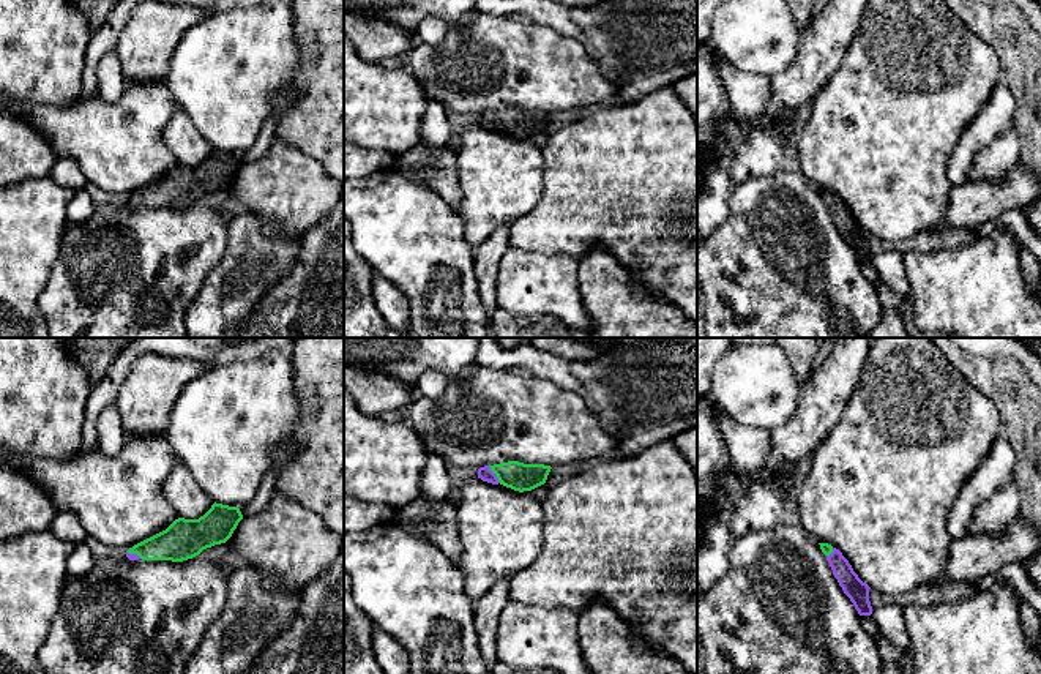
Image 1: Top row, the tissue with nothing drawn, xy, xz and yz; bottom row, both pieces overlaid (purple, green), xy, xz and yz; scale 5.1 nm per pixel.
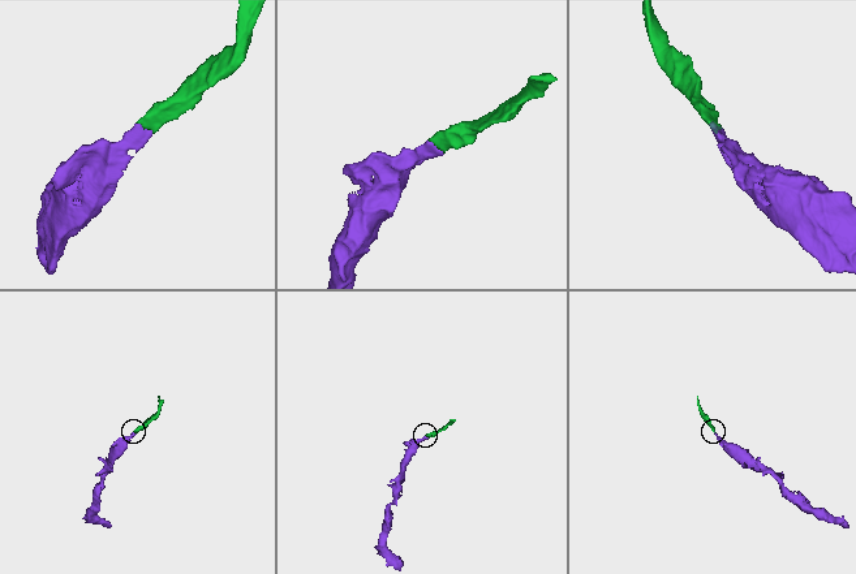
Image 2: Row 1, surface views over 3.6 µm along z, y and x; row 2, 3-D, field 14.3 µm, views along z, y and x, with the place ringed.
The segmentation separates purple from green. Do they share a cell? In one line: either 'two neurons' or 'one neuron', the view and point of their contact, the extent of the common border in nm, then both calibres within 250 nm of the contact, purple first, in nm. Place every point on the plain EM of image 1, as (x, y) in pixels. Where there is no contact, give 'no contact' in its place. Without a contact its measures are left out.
one neuron | xz (494, 120) | 110 nm | 70/150 nm

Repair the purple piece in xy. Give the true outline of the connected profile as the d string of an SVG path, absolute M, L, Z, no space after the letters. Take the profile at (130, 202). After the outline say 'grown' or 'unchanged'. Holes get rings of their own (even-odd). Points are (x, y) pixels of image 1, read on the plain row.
M215 148L199 166L178 164L166 177L134 191L126 197L126 204L183 208L207 194L226 189L241 166L238 153Z | grown

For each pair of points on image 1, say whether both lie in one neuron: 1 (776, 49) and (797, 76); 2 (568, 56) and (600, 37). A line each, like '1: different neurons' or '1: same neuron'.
1: different neurons
2: different neurons

